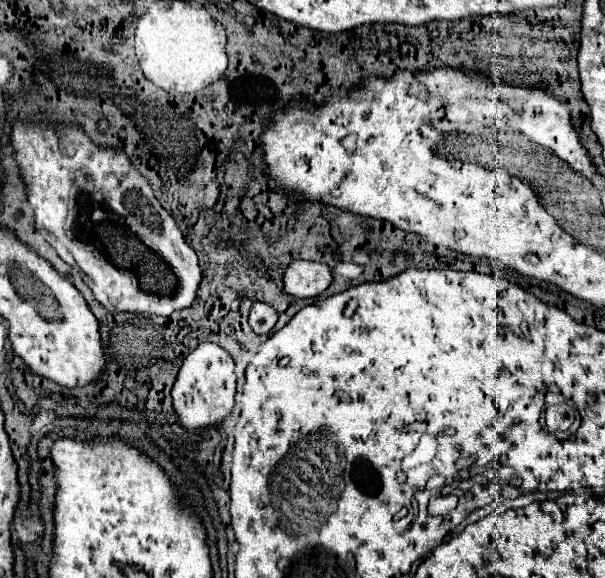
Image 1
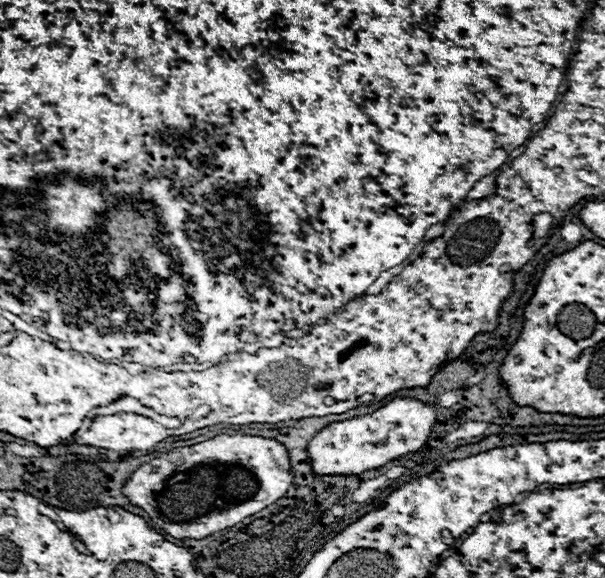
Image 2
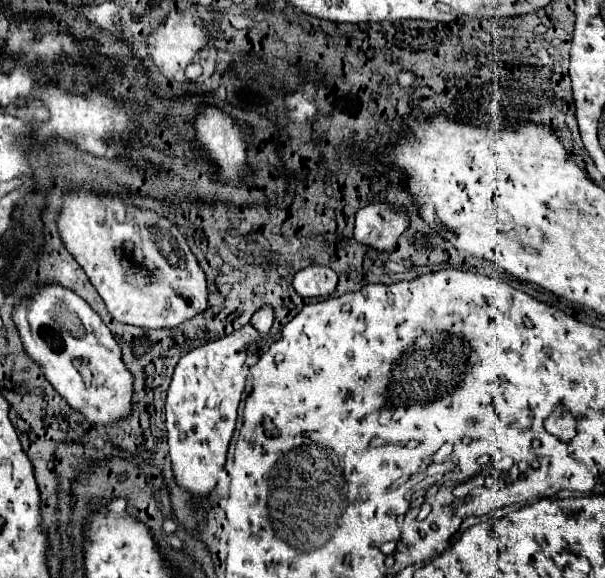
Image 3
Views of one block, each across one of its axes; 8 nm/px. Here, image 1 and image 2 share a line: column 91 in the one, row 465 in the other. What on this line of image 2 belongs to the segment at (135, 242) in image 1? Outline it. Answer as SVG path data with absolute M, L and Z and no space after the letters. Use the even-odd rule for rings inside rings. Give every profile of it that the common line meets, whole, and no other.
M220 434L194 446L174 448L138 466L122 486L122 494L170 536L202 540L274 504L290 484L288 454L280 442L262 436Z

